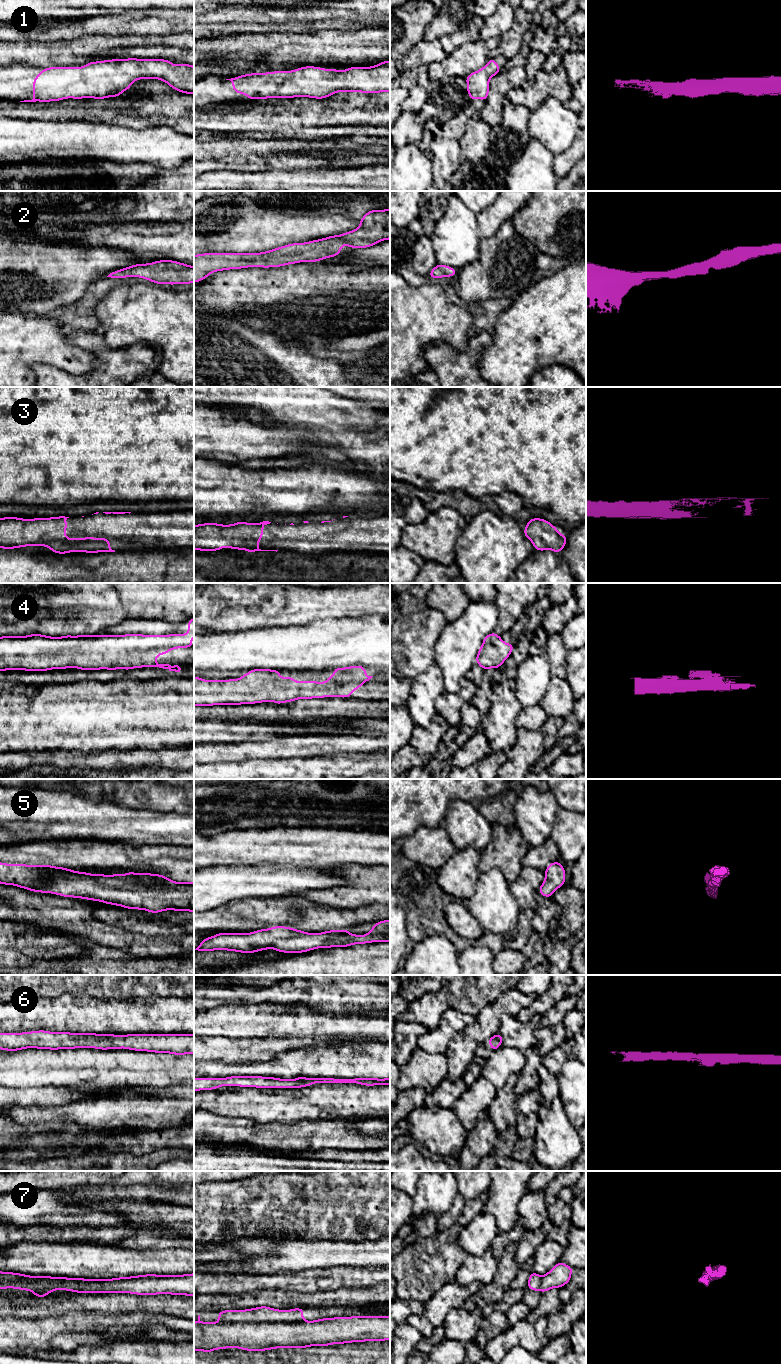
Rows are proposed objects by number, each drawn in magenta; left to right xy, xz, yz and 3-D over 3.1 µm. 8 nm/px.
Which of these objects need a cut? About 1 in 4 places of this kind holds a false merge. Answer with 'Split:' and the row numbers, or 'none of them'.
Split: 7

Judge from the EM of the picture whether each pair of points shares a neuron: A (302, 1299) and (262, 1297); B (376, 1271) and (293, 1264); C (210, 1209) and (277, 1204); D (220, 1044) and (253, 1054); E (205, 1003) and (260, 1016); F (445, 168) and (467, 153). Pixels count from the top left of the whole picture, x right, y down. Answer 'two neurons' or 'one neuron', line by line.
A: one neuron
B: two neurons
C: one neuron
D: one neuron
E: two neurons
F: two neurons

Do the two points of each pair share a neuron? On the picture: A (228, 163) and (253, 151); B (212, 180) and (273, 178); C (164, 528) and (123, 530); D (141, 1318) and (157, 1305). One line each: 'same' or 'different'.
A: same
B: same
C: same
D: different

